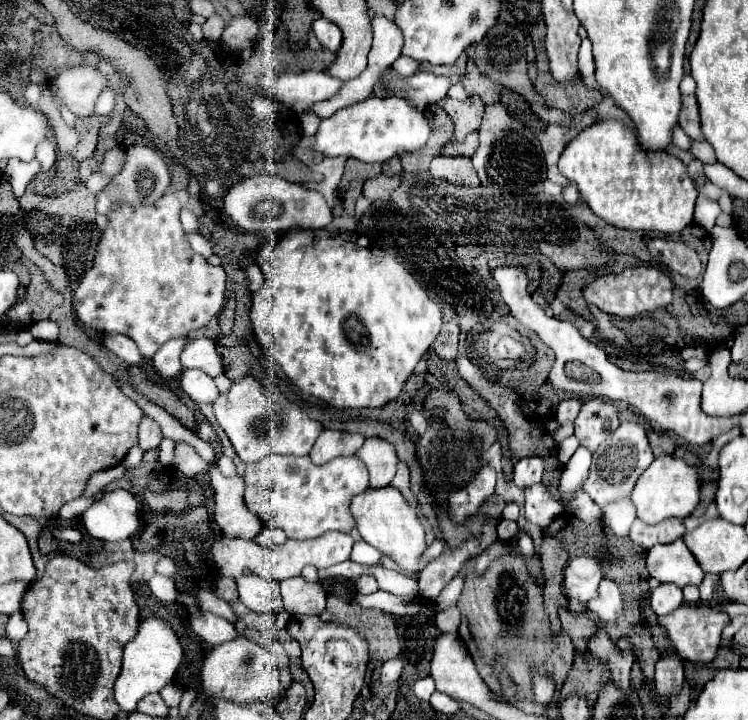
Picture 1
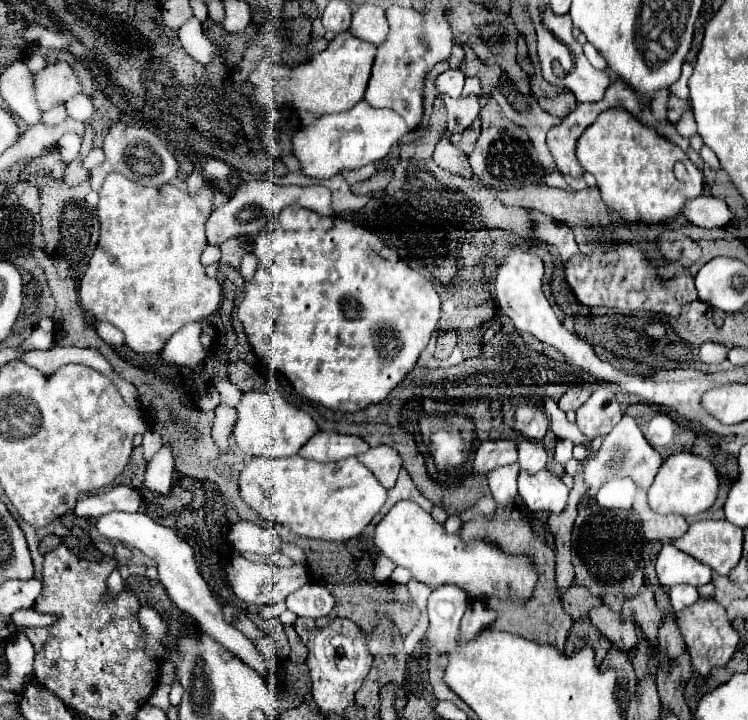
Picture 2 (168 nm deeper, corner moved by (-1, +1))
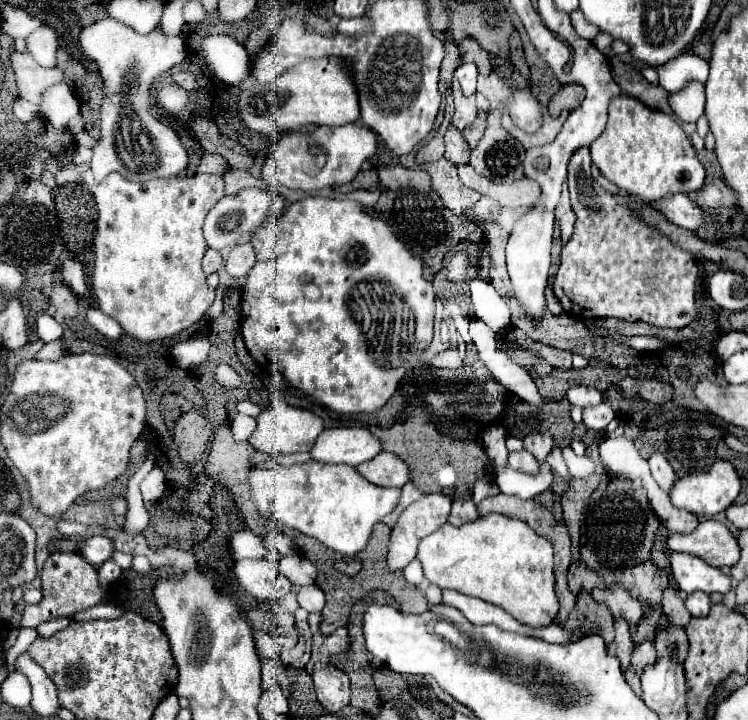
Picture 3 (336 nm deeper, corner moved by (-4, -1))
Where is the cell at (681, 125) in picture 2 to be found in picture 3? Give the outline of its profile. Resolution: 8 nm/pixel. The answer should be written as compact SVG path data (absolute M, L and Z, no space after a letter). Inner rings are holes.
M690 84L680 94L672 94L670 106L680 120L696 122L704 112L704 86L702 84Z

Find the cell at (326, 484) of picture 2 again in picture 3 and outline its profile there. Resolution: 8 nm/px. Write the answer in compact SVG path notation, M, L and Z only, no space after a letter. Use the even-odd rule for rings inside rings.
M314 460L294 466L274 464L252 468L248 484L260 514L312 536L340 554L360 552L366 546L374 524L392 512L400 498L398 488L374 486L372 482L366 482L354 466L328 466Z

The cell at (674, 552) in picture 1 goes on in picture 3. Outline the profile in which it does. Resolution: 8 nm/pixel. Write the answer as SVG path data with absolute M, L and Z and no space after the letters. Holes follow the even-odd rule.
M674 552L670 556L670 568L678 590L684 594L690 594L696 590L706 594L712 594L712 592L726 594L732 588L730 578L722 570L706 564L702 558L696 558L692 554Z

